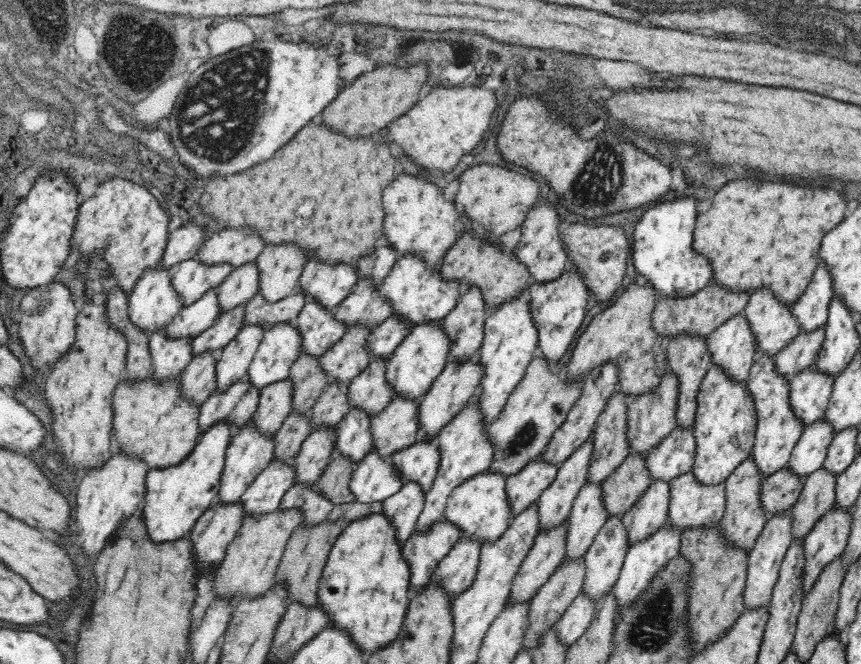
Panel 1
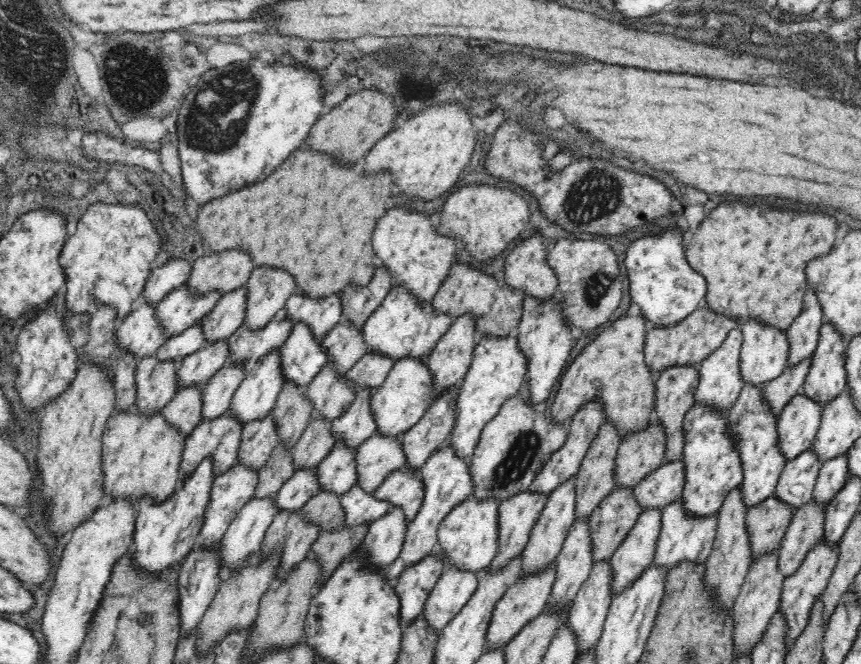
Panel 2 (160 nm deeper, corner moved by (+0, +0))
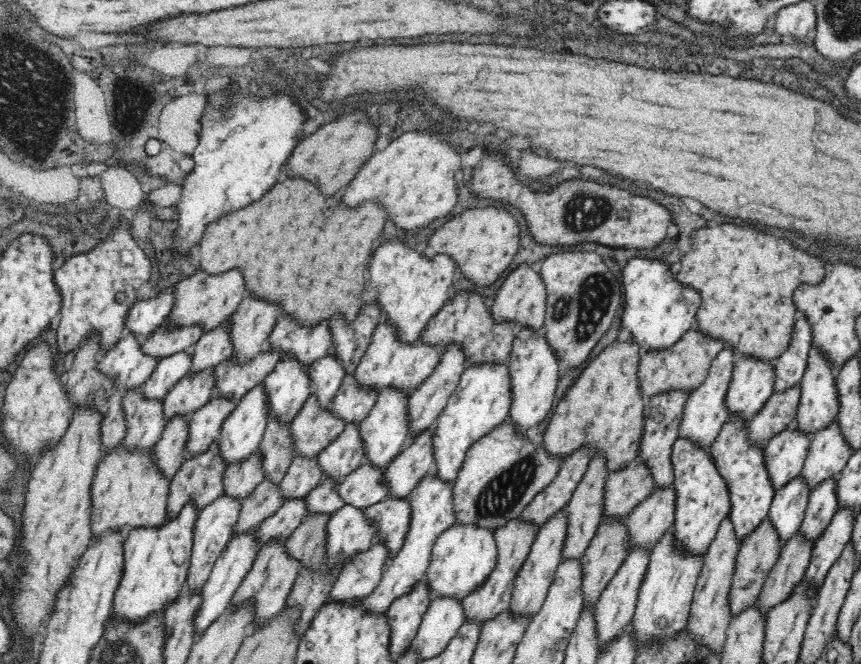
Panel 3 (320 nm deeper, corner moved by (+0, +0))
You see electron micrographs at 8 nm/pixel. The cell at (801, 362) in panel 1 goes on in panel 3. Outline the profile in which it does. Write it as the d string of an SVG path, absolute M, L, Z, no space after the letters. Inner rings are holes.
M800 384L773 395L764 403L762 410L749 422L746 432L748 445L764 452L770 439L780 434L797 418Z

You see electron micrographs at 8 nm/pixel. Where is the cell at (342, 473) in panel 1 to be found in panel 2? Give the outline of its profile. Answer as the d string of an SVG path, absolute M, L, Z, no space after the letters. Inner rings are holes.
M319 491L316 496L313 496L302 508L301 516L307 524L317 526L319 534L322 534L322 531L326 531L327 534L336 534L336 531L344 528L345 513L342 505L340 505L340 497L336 494L328 493L328 491Z

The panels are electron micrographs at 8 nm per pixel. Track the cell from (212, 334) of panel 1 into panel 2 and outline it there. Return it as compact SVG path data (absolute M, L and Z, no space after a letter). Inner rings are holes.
M227 341L205 344L193 355L183 358L176 372L176 390L203 386L228 363Z

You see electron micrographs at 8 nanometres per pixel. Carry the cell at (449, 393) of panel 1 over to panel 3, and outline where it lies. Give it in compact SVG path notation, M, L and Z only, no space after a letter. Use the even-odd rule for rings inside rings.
M435 425L422 431L384 470L384 487L392 499L406 499L420 481L435 472L432 436Z

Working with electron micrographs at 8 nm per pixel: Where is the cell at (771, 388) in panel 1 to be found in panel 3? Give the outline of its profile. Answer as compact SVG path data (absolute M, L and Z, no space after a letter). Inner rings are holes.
M730 419L724 423L716 440L708 449L718 473L726 483L728 495L730 495L728 518L733 525L739 545L766 522L775 495L772 483L770 483L770 477L768 477L768 471L764 467L763 452L758 447L748 445L746 432L747 429L744 429L740 419Z

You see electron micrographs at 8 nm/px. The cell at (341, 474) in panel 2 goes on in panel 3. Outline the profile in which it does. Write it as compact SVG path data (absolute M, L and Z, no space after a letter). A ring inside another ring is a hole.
M330 477L323 478L321 483L308 493L304 499L308 516L316 514L334 515L343 508L344 501L334 489L334 483Z

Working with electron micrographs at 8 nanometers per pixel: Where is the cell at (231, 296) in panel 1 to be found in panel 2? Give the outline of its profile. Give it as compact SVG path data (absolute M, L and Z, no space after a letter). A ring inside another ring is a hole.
M246 287L222 295L201 324L205 344L226 341L245 322Z

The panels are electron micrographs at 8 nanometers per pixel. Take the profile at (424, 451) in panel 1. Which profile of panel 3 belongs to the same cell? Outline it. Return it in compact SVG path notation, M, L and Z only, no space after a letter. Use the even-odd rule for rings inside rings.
M390 496L364 510L365 518L377 526L375 542L384 544L389 551L389 557L384 562L384 570L388 562L402 549L410 527L410 515L408 498L392 499Z

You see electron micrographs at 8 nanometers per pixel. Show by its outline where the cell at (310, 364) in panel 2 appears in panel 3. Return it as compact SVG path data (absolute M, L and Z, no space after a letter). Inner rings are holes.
M284 357L275 369L263 380L264 393L266 393L266 403L268 403L268 420L274 419L280 425L290 426L293 418L300 412L306 399L310 396L310 377L306 373L306 368L300 365L294 357Z

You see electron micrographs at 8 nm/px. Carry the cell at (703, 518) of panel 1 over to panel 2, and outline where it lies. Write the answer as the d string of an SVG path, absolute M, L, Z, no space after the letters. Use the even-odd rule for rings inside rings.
M680 498L661 512L661 531L652 563L665 572L672 572L680 563L688 561L692 565L704 565L711 554L716 531L717 516L695 520L692 516L687 516Z

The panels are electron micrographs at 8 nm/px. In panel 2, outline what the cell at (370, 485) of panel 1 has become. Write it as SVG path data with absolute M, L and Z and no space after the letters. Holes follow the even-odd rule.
M358 485L340 496L340 505L345 513L344 530L352 530L356 526L372 526L392 510L390 503L368 495Z

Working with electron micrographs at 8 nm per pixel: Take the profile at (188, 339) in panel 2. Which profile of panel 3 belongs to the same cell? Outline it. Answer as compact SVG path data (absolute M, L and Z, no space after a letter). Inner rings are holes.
M178 352L157 362L150 378L140 387L142 397L163 402L173 386L190 370L190 353Z

